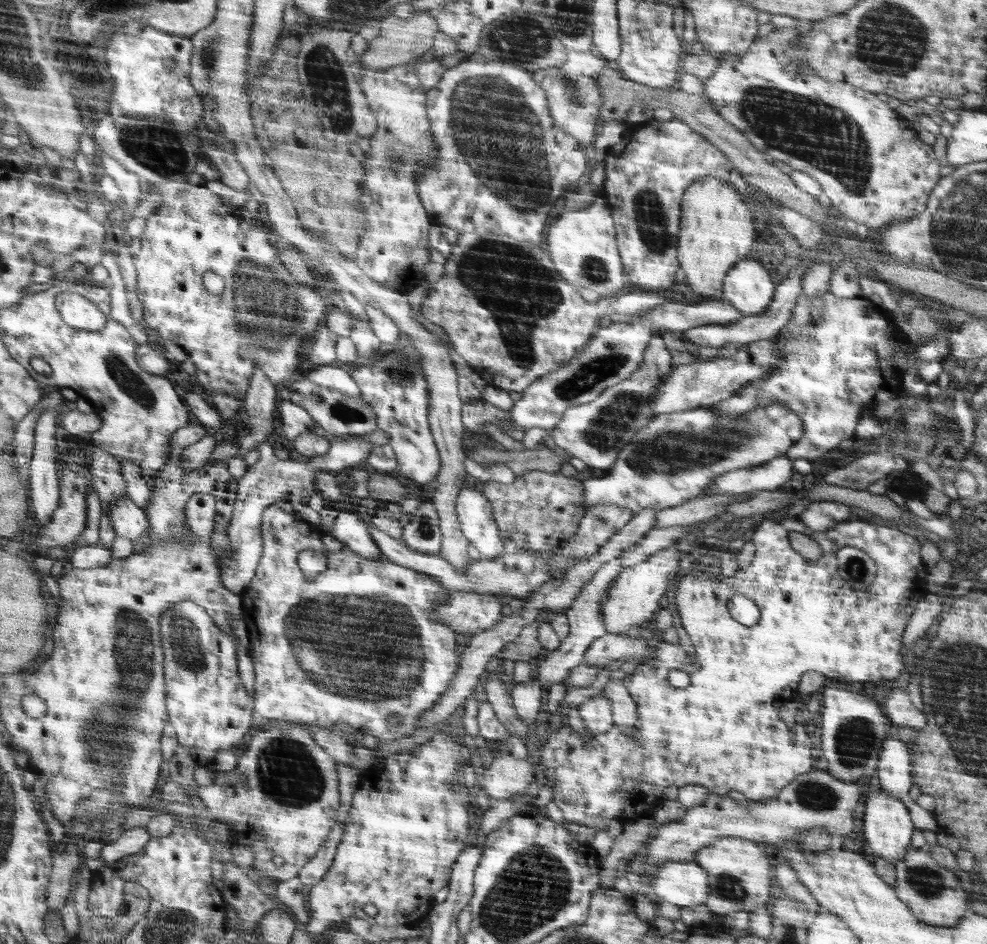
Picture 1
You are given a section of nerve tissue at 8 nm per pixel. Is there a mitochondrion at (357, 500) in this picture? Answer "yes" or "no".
no

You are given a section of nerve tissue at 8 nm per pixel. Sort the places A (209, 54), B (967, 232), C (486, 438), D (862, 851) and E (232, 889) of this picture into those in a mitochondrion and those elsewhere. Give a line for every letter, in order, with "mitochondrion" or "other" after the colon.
A: mitochondrion
B: mitochondrion
C: other
D: other
E: other

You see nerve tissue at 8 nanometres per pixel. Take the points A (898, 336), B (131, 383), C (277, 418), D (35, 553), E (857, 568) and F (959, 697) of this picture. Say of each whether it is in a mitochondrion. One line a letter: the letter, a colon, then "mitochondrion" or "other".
A: other
B: mitochondrion
C: other
D: other
E: mitochondrion
F: mitochondrion

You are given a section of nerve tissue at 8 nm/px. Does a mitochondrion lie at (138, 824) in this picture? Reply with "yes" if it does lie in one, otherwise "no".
no

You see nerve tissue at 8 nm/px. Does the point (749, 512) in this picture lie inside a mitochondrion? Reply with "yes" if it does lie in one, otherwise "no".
no

